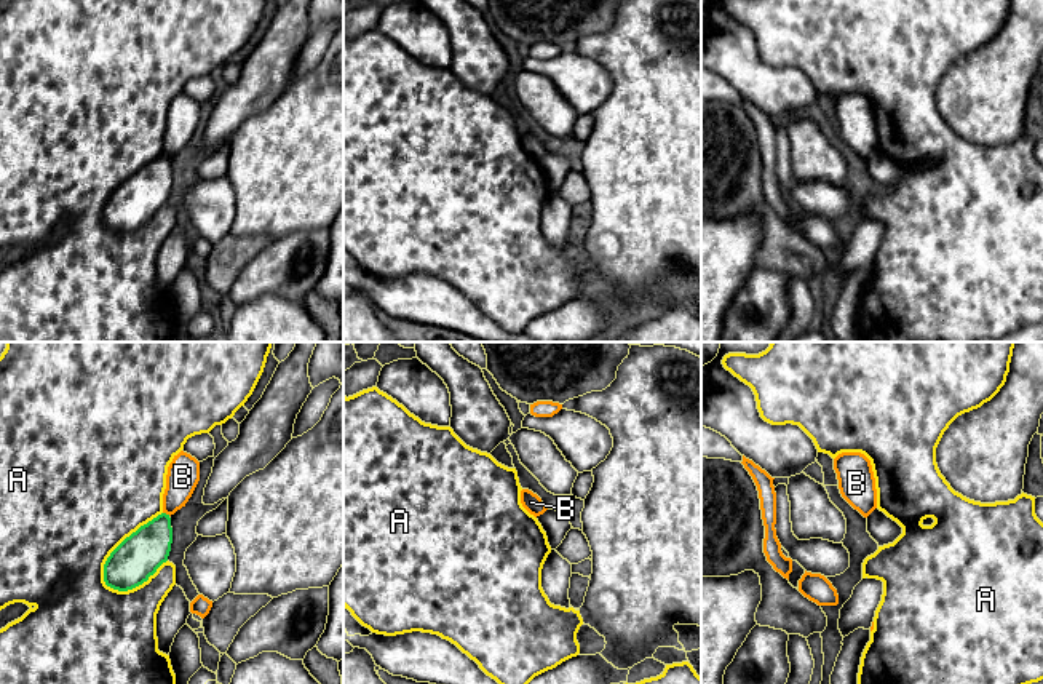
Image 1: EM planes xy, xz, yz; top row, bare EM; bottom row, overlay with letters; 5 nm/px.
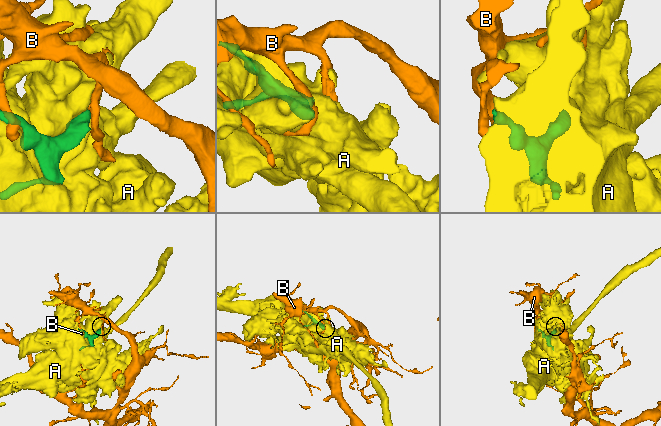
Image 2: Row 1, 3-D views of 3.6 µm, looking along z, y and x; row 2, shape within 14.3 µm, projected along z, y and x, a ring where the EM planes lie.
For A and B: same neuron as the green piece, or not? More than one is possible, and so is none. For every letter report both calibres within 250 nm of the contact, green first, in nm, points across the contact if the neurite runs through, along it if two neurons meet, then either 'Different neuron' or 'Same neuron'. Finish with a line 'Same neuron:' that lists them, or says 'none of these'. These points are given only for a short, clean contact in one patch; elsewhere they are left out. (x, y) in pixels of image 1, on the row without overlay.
A: Thickness 220 nm (green) against 500 nm. Different neuron
B: Thickness 220 nm (green) against 160 nm. Boundary: xy (163, 154), (170, 157). Different neuron
Same neuron: none of these

